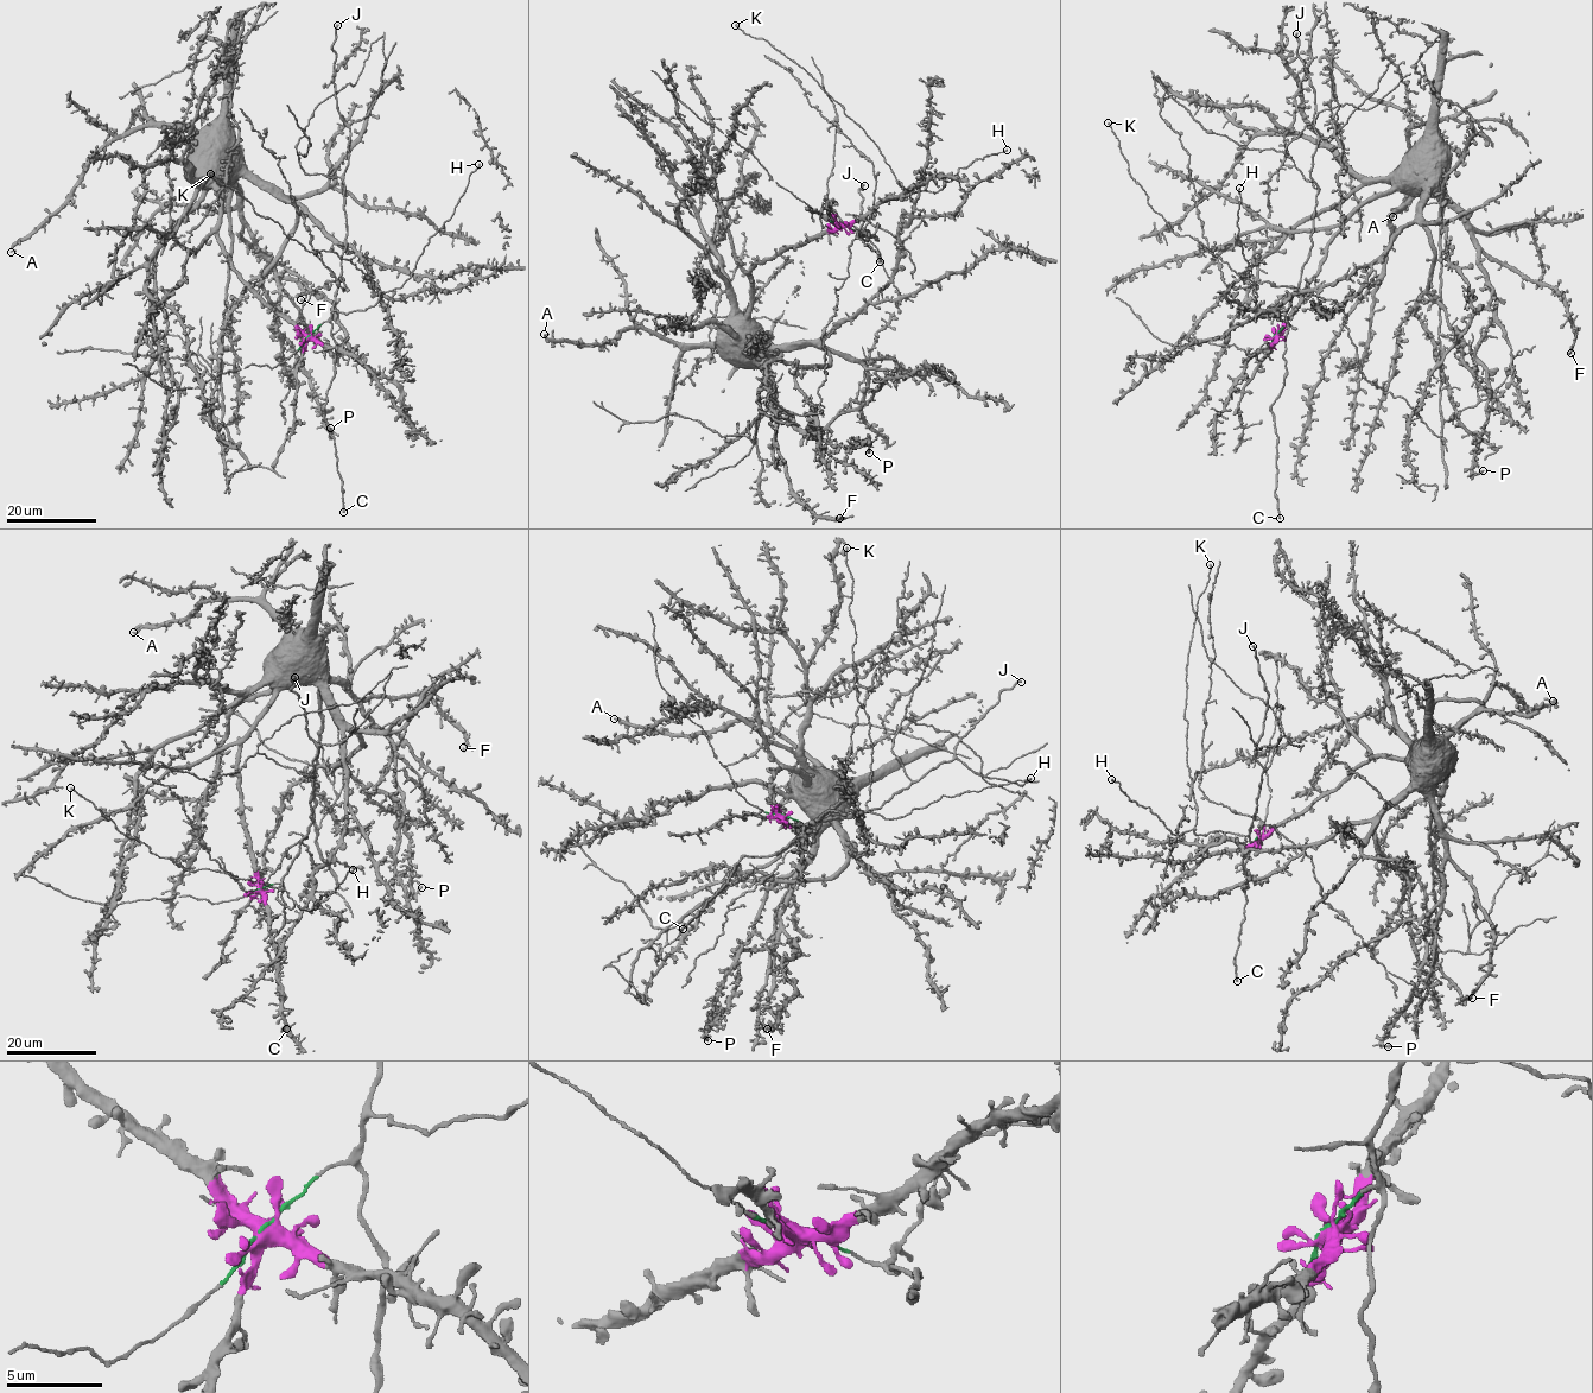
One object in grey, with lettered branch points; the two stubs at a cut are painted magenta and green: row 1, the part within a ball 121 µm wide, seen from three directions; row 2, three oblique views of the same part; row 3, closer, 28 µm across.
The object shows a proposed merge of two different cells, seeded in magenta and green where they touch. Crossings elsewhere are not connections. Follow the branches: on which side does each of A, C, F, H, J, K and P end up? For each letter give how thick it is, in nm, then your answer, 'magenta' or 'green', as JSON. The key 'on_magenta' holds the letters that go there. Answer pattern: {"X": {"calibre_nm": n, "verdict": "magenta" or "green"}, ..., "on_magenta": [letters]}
{"A": {"calibre_nm": 190, "verdict": "magenta"}, "C": {"calibre_nm": 320, "verdict": "green"}, "F": {"calibre_nm": 190, "verdict": "magenta"}, "H": {"calibre_nm": 180, "verdict": "green"}, "J": {"calibre_nm": 280, "verdict": "green"}, "K": {"calibre_nm": 220, "verdict": "green"}, "P": {"calibre_nm": 400, "verdict": "magenta"}, "on_magenta": ["A", "F", "P"]}

